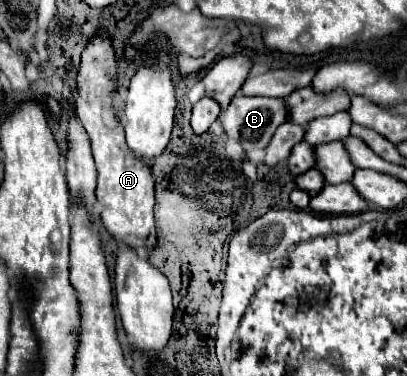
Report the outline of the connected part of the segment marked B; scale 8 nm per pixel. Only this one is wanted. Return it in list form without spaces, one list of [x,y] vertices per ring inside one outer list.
[[[234,96],[232,98],[232,104],[220,114],[220,124],[226,132],[228,138],[234,138],[242,144],[244,152],[250,152],[250,150],[262,150],[274,130],[286,122],[286,108],[284,108],[284,102],[282,98],[260,98],[260,96]]]

